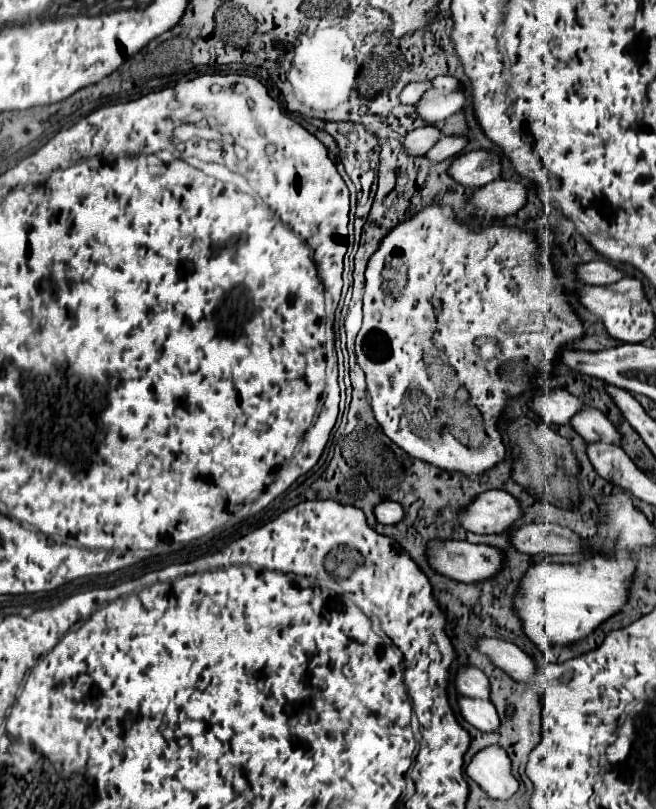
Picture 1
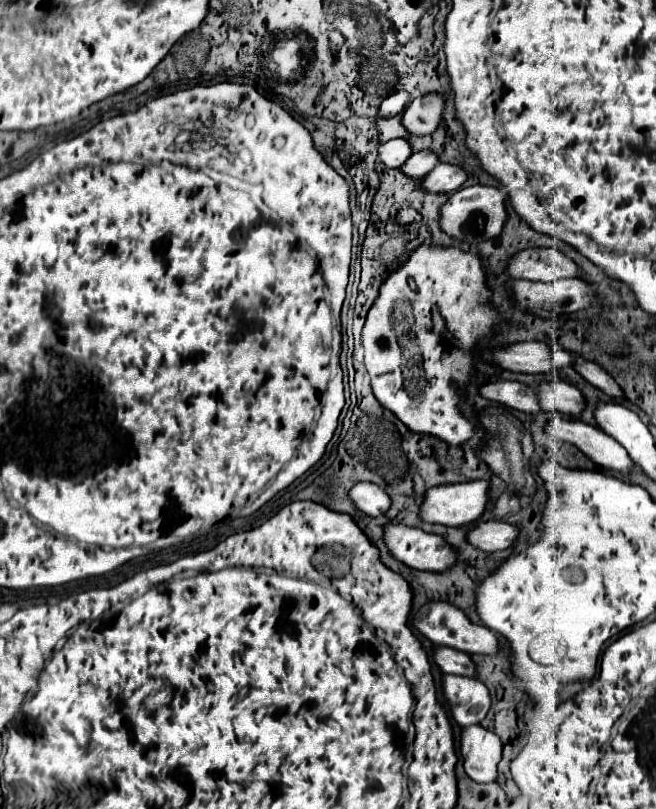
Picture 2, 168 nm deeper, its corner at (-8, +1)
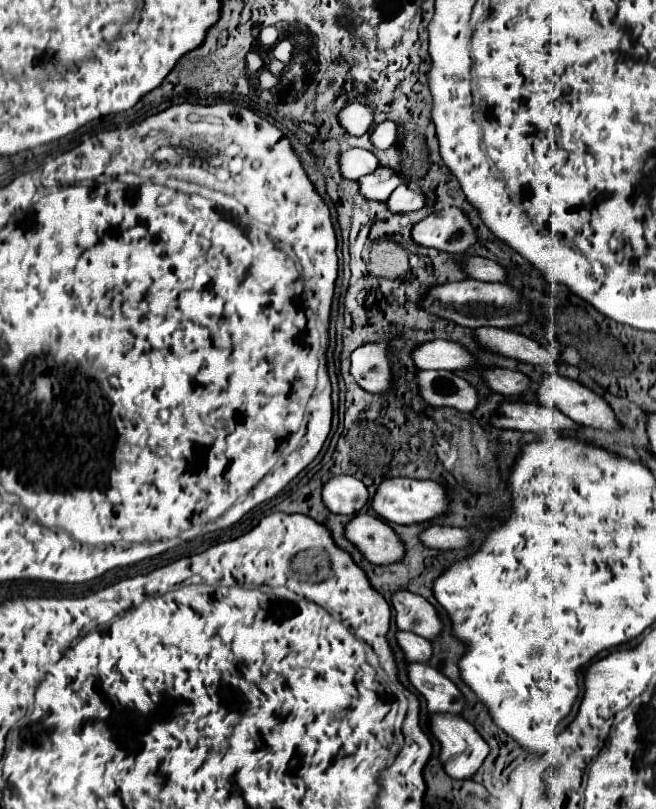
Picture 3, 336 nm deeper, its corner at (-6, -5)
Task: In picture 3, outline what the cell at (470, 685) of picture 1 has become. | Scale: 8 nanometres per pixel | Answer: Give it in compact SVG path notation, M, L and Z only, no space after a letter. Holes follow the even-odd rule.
M398 631L396 639L408 661L428 663L432 659L432 643L428 639L422 639L422 637L418 637L414 633L406 633L406 631Z

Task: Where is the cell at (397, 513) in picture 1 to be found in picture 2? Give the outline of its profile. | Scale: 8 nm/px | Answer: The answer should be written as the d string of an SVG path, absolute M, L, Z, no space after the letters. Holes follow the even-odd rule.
M368 481L356 483L348 491L348 497L362 513L366 513L370 517L378 517L384 511L388 511L388 507L390 507L390 497L386 495L386 491L382 487L378 487L376 483L368 483Z

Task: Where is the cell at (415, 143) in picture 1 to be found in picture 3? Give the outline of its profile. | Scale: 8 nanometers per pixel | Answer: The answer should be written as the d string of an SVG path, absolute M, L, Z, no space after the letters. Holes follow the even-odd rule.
M346 149L340 157L340 171L346 179L360 179L364 173L372 173L372 169L378 169L380 161L372 151L366 149Z

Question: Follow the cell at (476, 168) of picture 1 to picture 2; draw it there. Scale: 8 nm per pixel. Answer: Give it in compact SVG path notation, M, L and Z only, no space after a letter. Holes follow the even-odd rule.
M440 163L422 177L420 187L432 193L452 193L464 183L464 179L466 179L466 173L460 167Z

